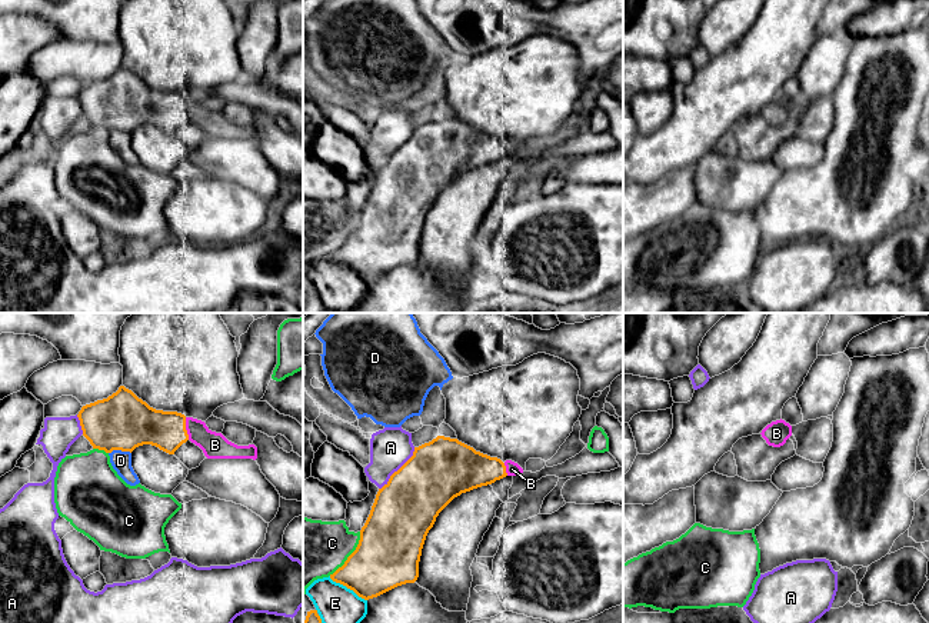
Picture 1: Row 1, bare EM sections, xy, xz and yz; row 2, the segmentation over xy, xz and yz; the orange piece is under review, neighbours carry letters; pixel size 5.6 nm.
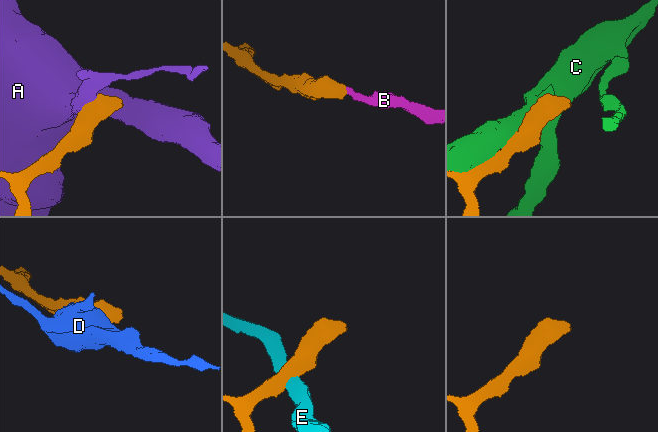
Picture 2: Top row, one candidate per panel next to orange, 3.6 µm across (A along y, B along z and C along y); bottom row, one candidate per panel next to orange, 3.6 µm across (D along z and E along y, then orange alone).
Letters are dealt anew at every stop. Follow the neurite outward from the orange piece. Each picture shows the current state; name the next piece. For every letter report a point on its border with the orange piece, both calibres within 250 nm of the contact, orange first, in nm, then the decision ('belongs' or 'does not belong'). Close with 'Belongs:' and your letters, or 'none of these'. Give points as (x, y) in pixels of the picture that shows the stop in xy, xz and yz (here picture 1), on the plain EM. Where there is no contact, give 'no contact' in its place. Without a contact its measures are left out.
A: xz (399, 149) | 360/220 nm | does not belong
B: xy (185, 109) | 220/140 nm | belongs
C: xz (350, 235) | 360/340 nm | does not belong
D: xy (119, 129) | 320/110 nm | does not belong
E: xz (348, 267) | 320/240 nm | does not belong
Belongs: B

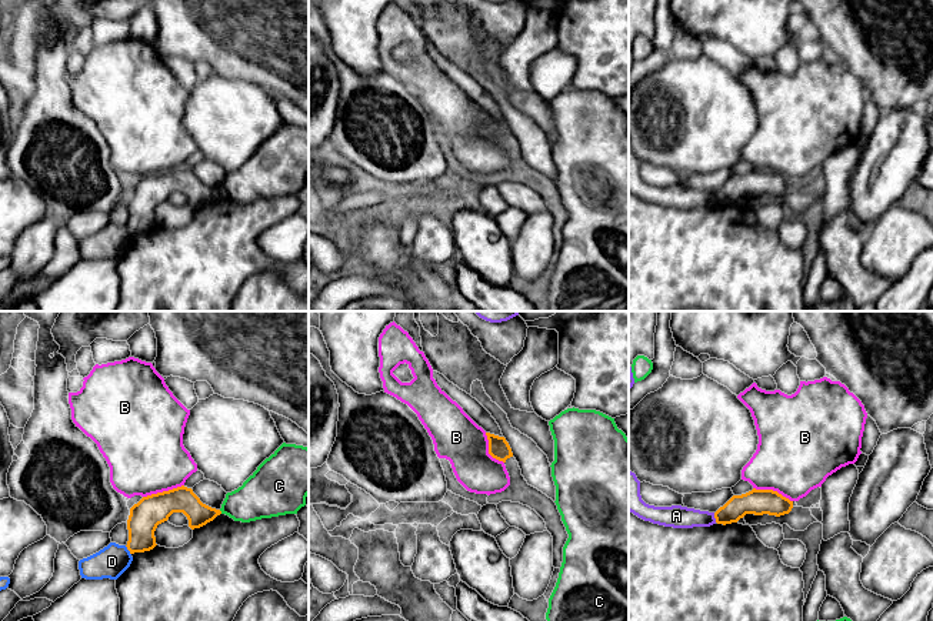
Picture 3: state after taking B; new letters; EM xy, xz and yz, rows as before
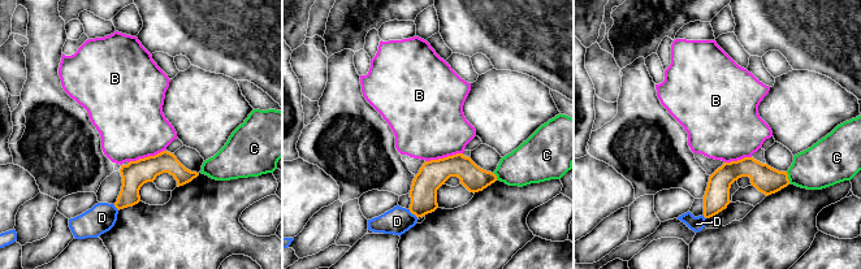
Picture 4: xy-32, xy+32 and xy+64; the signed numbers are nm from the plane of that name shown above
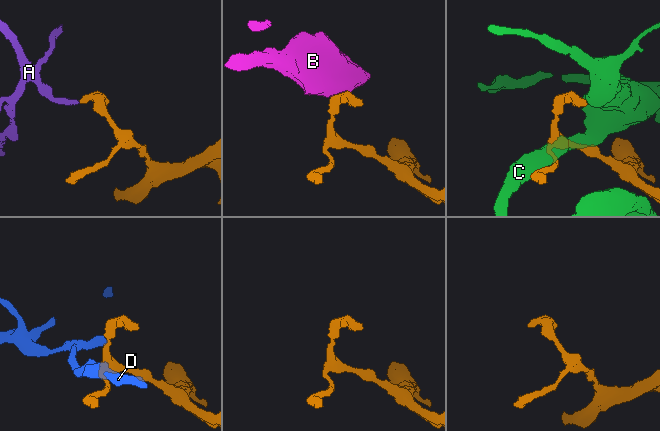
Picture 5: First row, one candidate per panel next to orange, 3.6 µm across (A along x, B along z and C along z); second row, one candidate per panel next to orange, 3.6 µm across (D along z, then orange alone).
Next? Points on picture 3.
A: yz (715, 197) | 140/130 nm | does not belong
B: xy (163, 172) | 170/440 nm | does not belong
C: xy (220, 192) | 140/260 nm | does not belong
D: xy (127, 229) | 170/180 nm | does not belong
Belongs: none of these

